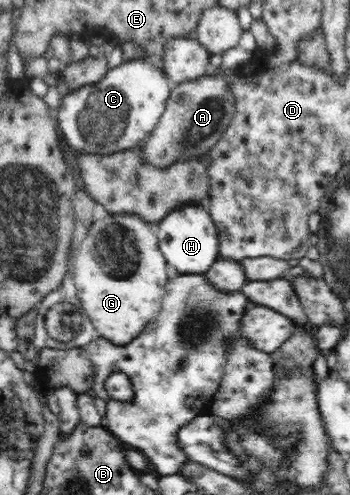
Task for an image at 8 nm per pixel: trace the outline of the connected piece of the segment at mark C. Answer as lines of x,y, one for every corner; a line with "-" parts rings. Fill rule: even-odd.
144,58
122,62
109,69
102,81
87,83
67,91
63,103
52,112
59,134
68,148
87,155
113,155
115,152
137,149
155,129
172,99
163,69
154,67

